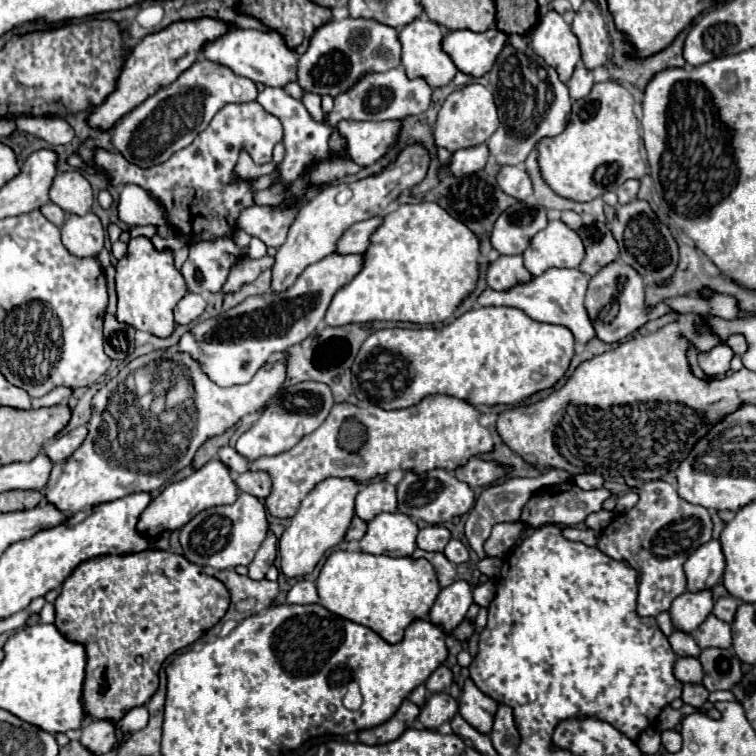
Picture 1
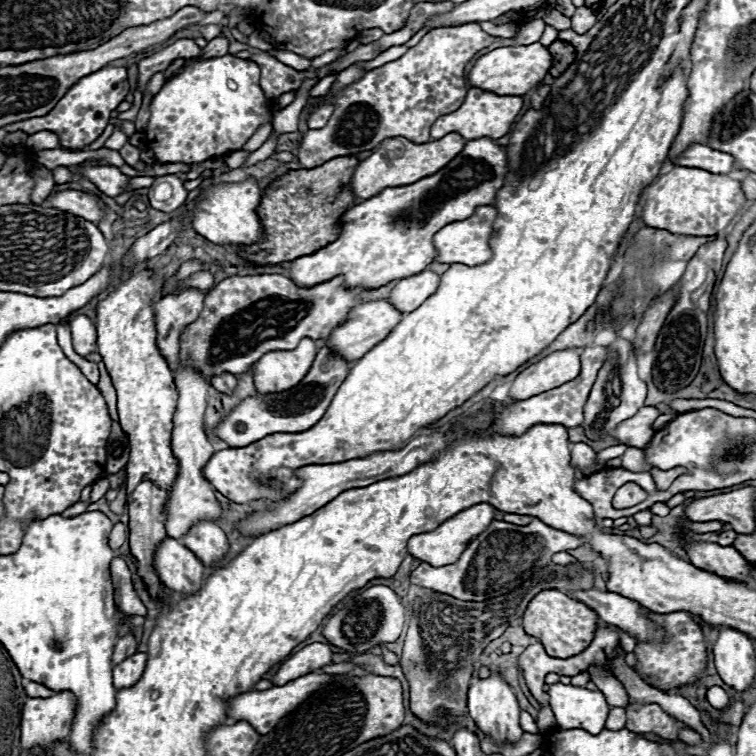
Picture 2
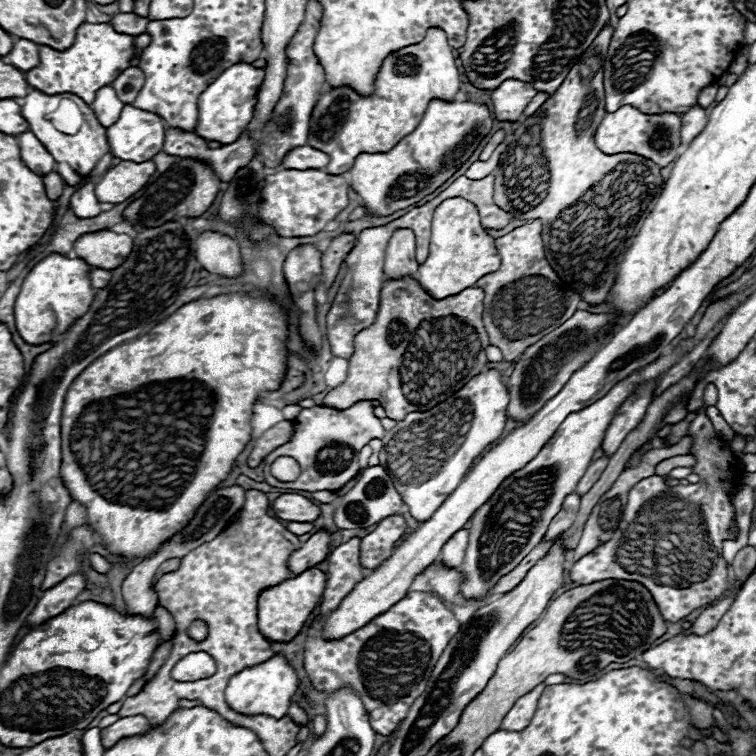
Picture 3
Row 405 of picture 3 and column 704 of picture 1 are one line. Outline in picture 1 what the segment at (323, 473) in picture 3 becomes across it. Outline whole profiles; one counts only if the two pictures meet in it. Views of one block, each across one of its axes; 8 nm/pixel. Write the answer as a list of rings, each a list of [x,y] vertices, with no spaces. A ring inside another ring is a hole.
[[[720,344],[718,348],[706,352],[706,354],[698,354],[698,364],[706,374],[724,374],[730,366],[734,352],[730,352],[730,348],[726,348],[726,344]]]

